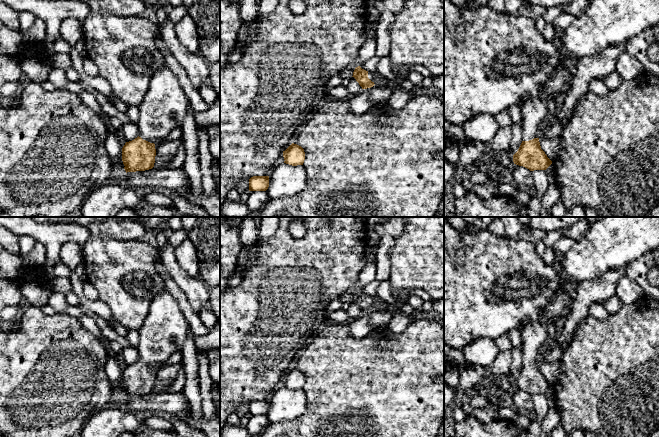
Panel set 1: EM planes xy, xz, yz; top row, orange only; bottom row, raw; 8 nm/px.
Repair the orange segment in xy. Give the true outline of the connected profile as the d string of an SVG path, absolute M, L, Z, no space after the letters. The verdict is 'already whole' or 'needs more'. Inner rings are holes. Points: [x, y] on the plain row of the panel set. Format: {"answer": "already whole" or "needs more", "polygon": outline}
{"answer": "needs more", "polygon": "M167 290L158 294L139 329L139 360L126 366L122 372L126 397L154 391L155 368L162 365L176 350L182 349L189 330L189 322L176 299Z"}

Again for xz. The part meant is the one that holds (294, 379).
{"answer": "already whole", "polygon": "M292 367L285 375L283 375L284 387L297 390L303 389L305 384L305 376L304 373Z"}

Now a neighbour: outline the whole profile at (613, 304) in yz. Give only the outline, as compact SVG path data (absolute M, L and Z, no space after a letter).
M616 295L610 297L609 299L603 302L600 302L600 304L602 304L605 307L609 314L614 314L618 312L624 305Z

